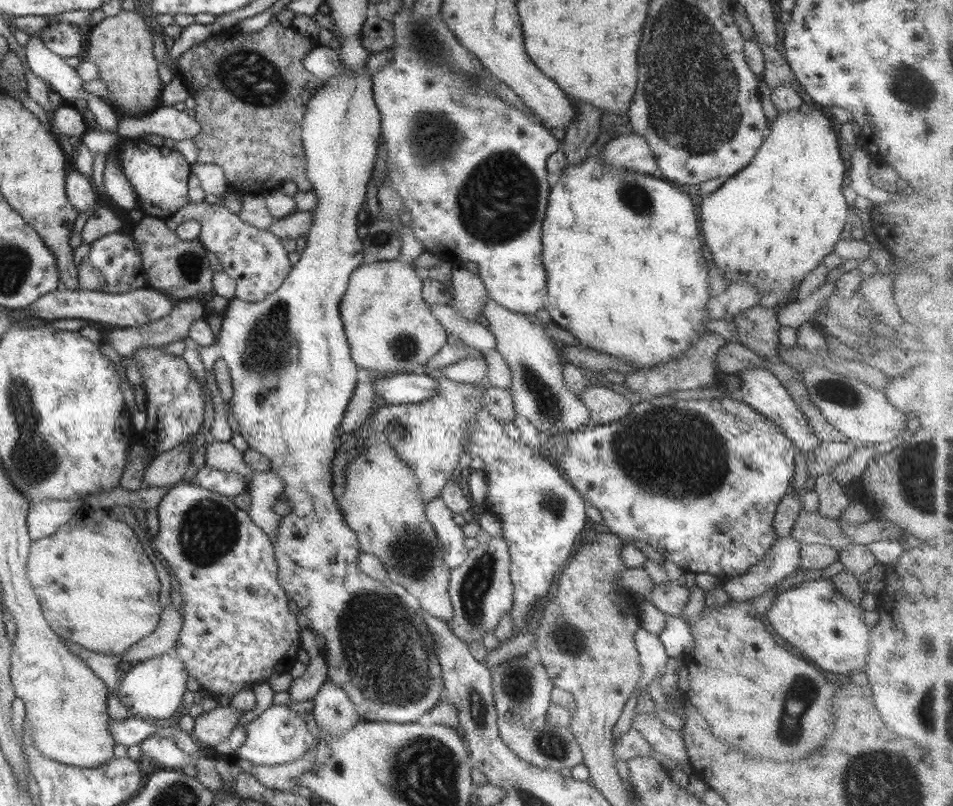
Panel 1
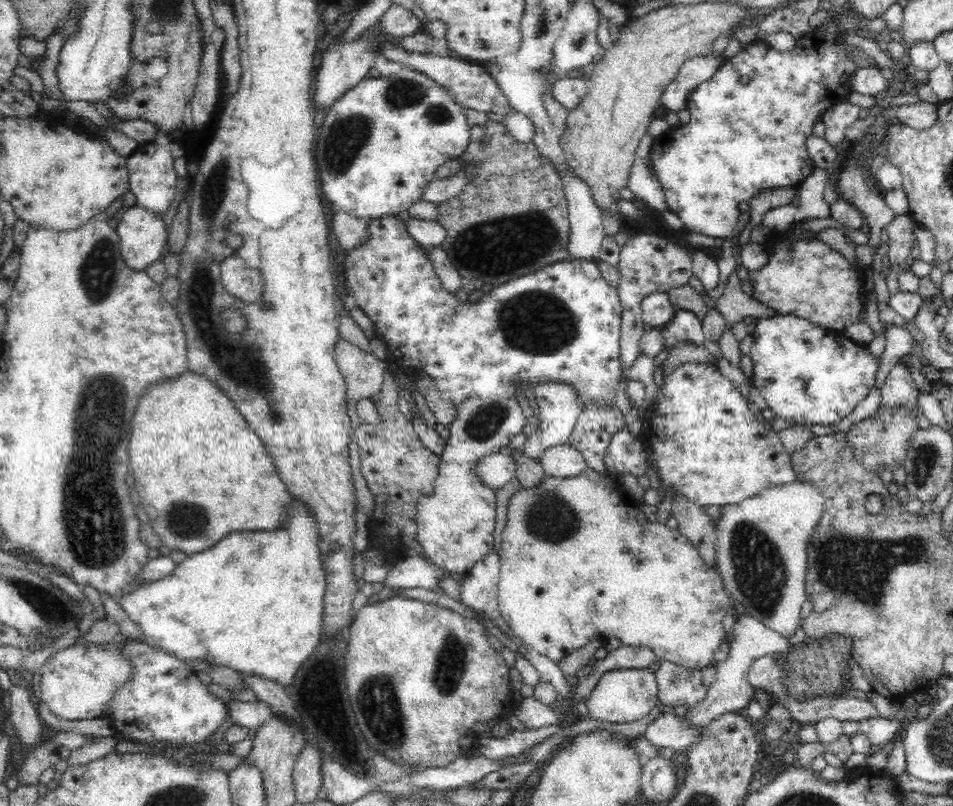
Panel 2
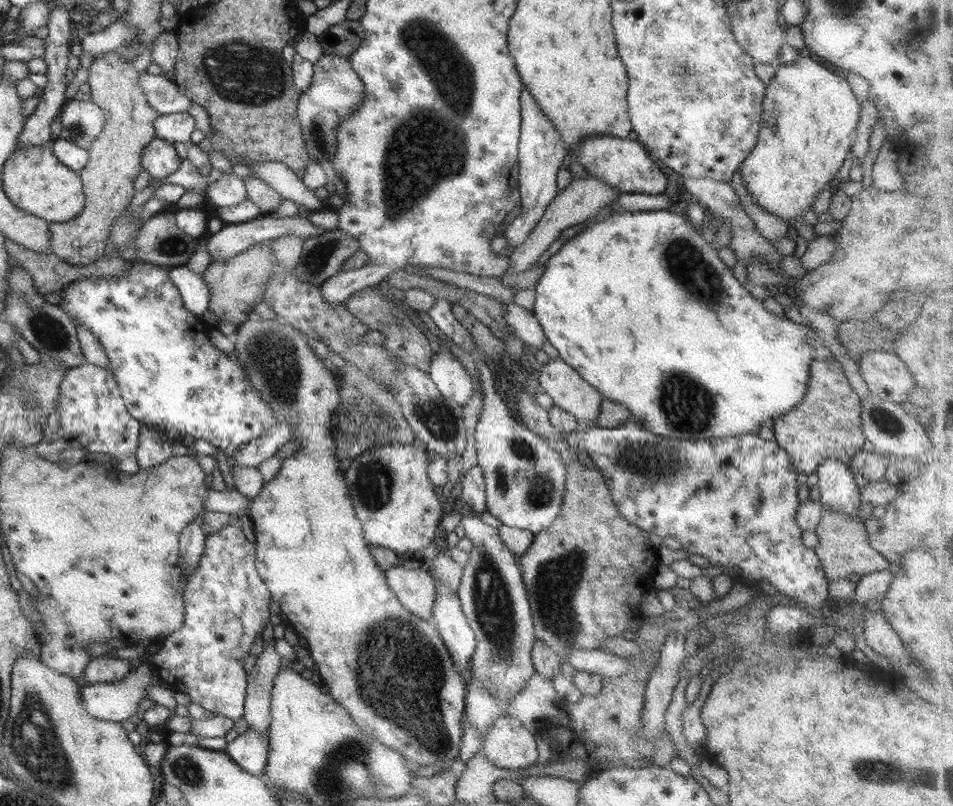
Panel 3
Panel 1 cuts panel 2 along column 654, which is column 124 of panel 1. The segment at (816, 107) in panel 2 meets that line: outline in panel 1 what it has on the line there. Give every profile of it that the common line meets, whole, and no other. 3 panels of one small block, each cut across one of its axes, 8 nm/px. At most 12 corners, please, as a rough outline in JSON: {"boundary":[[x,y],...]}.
{"boundary":[[124,137],[117,159],[143,216],[190,202],[190,164]]}

